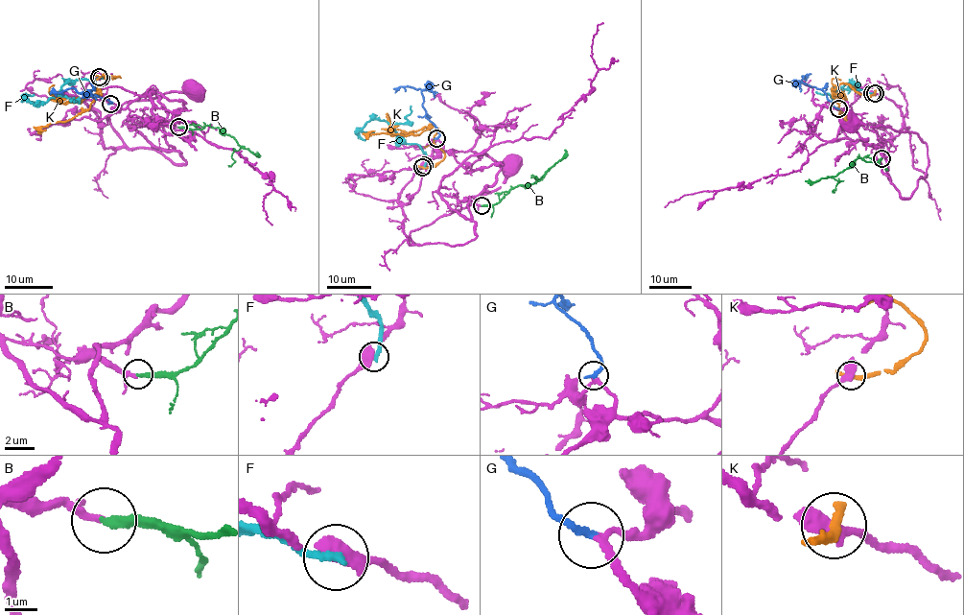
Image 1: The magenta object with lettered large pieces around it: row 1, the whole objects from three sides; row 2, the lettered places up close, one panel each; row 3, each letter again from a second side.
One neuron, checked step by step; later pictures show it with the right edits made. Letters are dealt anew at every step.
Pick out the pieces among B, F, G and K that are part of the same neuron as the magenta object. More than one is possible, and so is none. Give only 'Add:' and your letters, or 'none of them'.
Add: B, G

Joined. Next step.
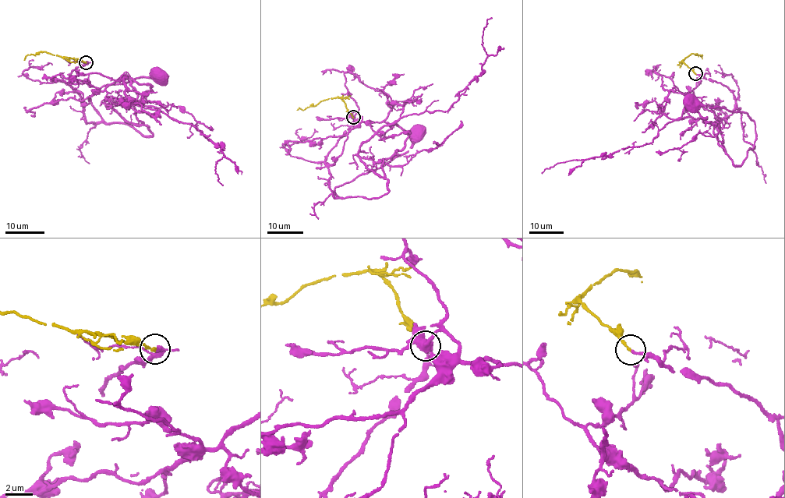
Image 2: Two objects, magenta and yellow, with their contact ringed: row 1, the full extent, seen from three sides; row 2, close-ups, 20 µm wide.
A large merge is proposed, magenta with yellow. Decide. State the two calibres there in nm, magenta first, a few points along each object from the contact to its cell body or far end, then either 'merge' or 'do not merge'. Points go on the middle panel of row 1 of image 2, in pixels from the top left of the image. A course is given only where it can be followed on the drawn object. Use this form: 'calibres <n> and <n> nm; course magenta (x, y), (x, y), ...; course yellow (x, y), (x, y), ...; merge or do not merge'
calibres 200 and 190 nm; course magenta (352, 118), (327, 164), (332, 165), (348, 132), (362, 121), (415, 132); course yellow (352, 118), (340, 98), (334, 97), (296, 110); merge

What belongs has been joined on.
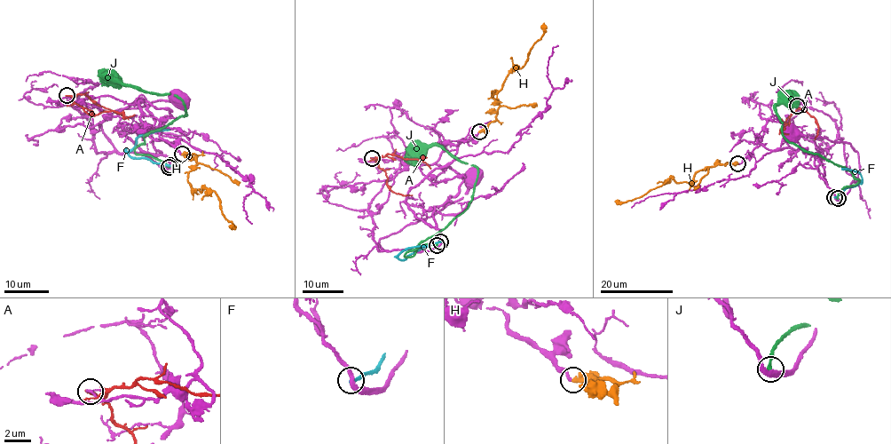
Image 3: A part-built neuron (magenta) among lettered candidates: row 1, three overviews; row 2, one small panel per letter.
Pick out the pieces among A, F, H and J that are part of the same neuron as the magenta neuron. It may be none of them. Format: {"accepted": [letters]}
{"accepted": ["H"]}

